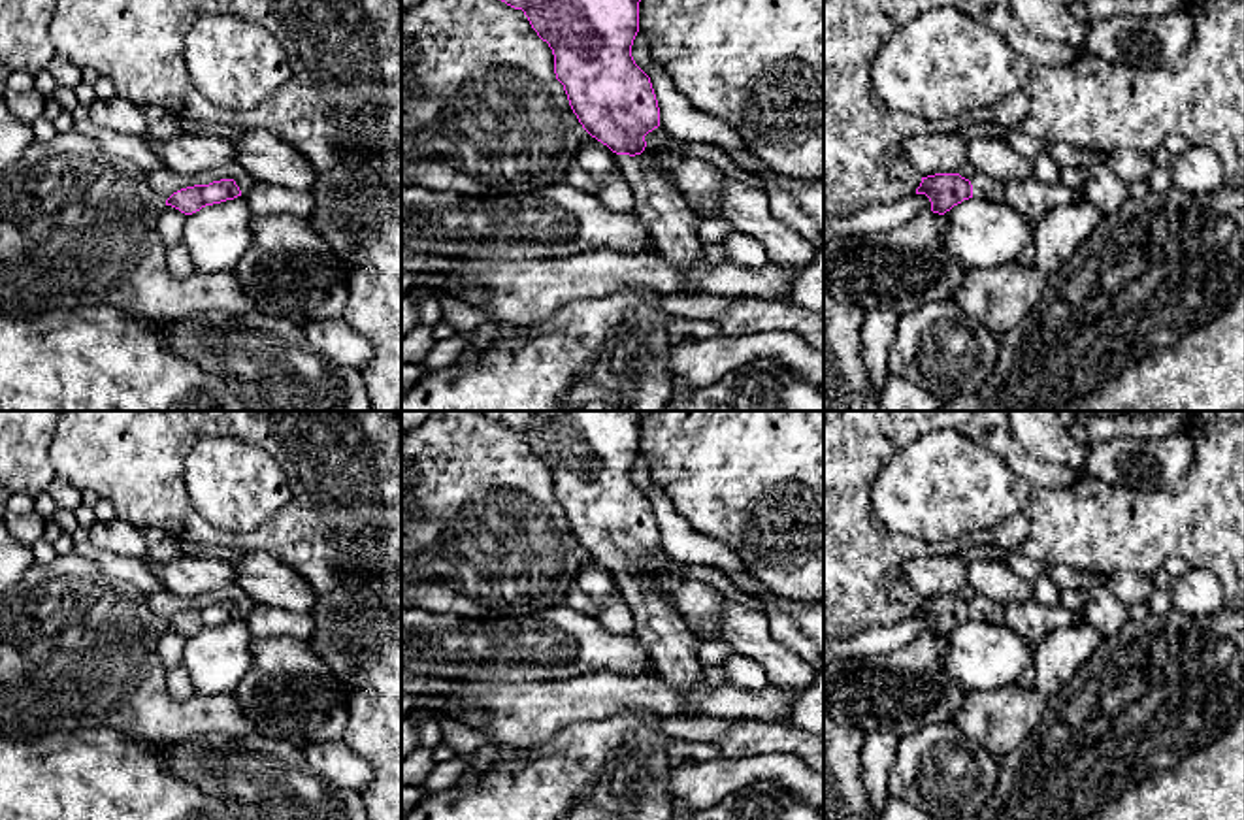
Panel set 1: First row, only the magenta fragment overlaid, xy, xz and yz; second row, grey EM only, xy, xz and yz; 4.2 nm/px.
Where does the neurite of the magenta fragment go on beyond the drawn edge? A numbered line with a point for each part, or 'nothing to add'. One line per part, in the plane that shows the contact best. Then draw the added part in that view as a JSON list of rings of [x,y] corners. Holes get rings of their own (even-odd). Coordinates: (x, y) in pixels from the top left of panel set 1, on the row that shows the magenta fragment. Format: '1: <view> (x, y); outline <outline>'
1: xz (673, 227); outline [[[618,155],[618,166],[633,194],[633,213],[648,228],[656,251],[680,270],[699,264],[703,243],[697,234],[697,215],[675,189],[658,158]]]

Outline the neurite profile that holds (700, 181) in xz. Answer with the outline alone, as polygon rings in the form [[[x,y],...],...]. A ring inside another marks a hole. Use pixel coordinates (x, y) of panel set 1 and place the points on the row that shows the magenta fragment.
[[[658,126],[645,136],[645,151],[658,158],[697,219],[722,217],[720,194],[724,173],[709,160],[675,155],[669,147],[671,139],[673,138]]]

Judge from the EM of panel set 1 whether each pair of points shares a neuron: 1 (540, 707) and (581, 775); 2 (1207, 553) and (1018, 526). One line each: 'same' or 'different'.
1: different
2: different

